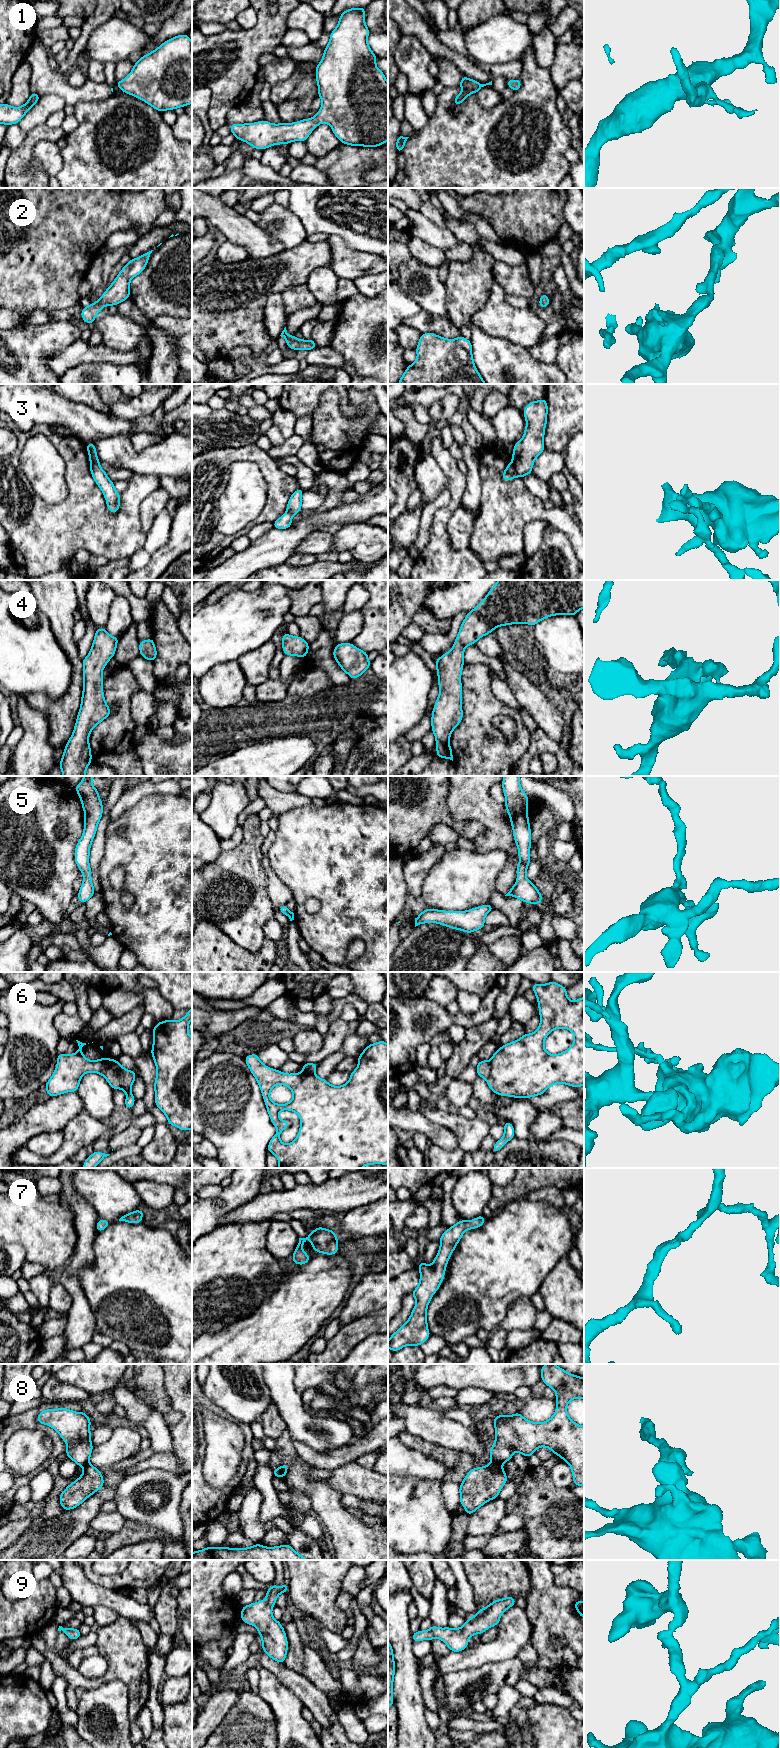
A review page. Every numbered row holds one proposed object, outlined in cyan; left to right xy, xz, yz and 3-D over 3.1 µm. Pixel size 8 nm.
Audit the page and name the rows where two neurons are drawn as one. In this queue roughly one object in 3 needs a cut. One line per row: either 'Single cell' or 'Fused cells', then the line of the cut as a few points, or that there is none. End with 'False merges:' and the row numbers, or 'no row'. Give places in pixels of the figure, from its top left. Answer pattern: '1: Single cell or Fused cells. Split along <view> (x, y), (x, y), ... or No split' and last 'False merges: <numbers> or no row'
1: Single cell. No split
2: Single cell. No split
3: Fused cells. Split along yz (512, 462), (518, 476)
4: Single cell. No split
5: Single cell. No split
6: Fused cells. Split along yz (490, 1061), (490, 1074), (486, 1079)
7: Single cell. No split
8: Fused cells. Split along yz (491, 1463), (501, 1465)
9: Single cell. No split
False merges: 3, 6, 8

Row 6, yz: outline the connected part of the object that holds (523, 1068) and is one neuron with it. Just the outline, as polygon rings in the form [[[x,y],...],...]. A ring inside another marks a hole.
[[[550,981],[548,984],[532,984],[539,1007],[540,1025],[531,1034],[524,1034],[518,1040],[501,1046],[493,1054],[490,1060],[490,1075],[487,1085],[495,1094],[500,1096],[510,1096],[513,1098],[531,1098],[542,1095],[553,1084],[567,1084],[574,1088],[584,1085],[584,997],[572,1002],[567,997],[567,988]],[[566,1028],[574,1035],[572,1046],[559,1054],[549,1054],[544,1048],[544,1041],[548,1034],[554,1029]]]

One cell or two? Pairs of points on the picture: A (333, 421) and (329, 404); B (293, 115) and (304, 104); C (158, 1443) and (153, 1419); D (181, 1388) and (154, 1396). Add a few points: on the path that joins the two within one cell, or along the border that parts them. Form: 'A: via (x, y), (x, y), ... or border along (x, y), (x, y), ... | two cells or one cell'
A: via (331, 417), (329, 408) | one cell
B: via (296, 112), (301, 107) | one cell
C: via (158, 1437), (156, 1425) | one cell
D: border along (163, 1374), (164, 1392), (170, 1406), (178, 1412) | two cells

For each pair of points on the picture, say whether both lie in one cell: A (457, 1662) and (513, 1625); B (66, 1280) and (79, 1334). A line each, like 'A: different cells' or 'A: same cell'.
A: same cell
B: same cell

